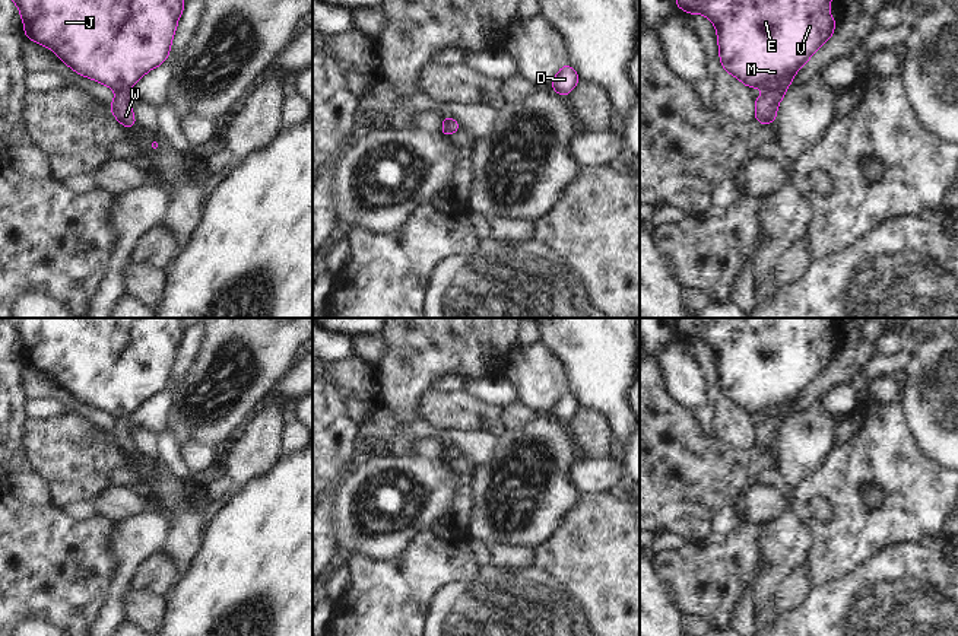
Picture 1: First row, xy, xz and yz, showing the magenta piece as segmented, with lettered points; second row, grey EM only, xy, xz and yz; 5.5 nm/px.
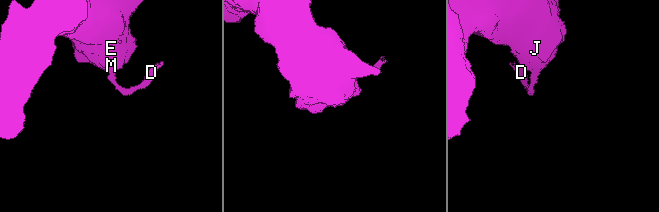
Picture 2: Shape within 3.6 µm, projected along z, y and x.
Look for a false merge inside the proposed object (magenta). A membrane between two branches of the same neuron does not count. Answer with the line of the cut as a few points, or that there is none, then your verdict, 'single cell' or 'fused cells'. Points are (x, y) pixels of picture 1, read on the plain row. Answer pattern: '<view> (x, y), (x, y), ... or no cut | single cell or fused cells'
yz (767, 416), (780, 416), (783, 419) | fused cells

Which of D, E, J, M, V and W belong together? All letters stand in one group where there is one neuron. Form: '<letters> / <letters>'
D W / E J M V

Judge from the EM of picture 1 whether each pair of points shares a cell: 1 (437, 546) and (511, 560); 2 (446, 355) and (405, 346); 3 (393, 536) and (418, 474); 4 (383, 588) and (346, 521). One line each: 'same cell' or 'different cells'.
1: different cells
2: same cell
3: same cell
4: different cells

